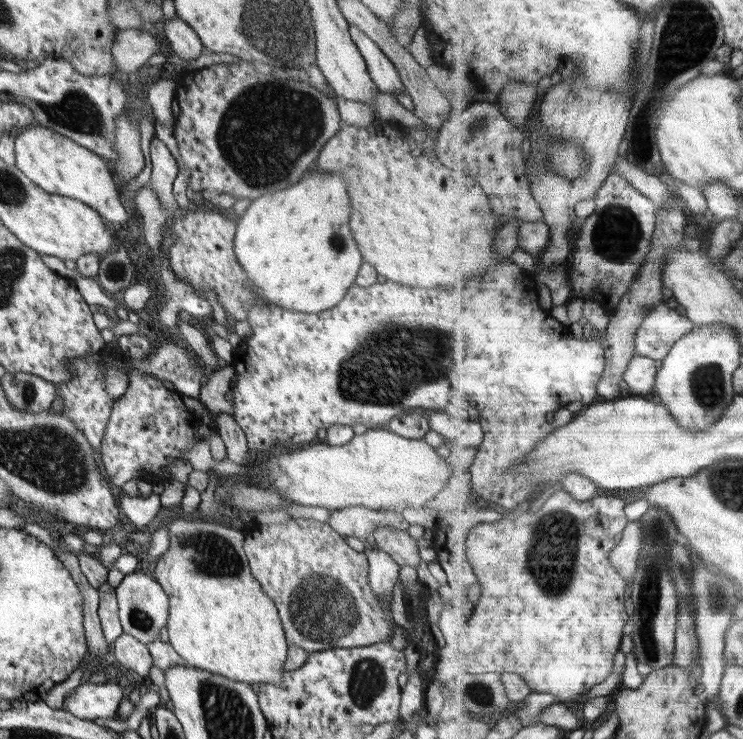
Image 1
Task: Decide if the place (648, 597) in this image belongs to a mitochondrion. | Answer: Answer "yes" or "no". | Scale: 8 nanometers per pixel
yes

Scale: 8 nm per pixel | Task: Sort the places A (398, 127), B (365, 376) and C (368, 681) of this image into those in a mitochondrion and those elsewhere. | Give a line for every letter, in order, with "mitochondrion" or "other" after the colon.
A: other
B: mitochondrion
C: mitochondrion

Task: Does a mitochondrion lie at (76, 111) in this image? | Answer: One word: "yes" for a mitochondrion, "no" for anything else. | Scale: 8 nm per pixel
yes

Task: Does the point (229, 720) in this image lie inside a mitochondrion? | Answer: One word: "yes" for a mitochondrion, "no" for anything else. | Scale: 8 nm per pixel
yes

